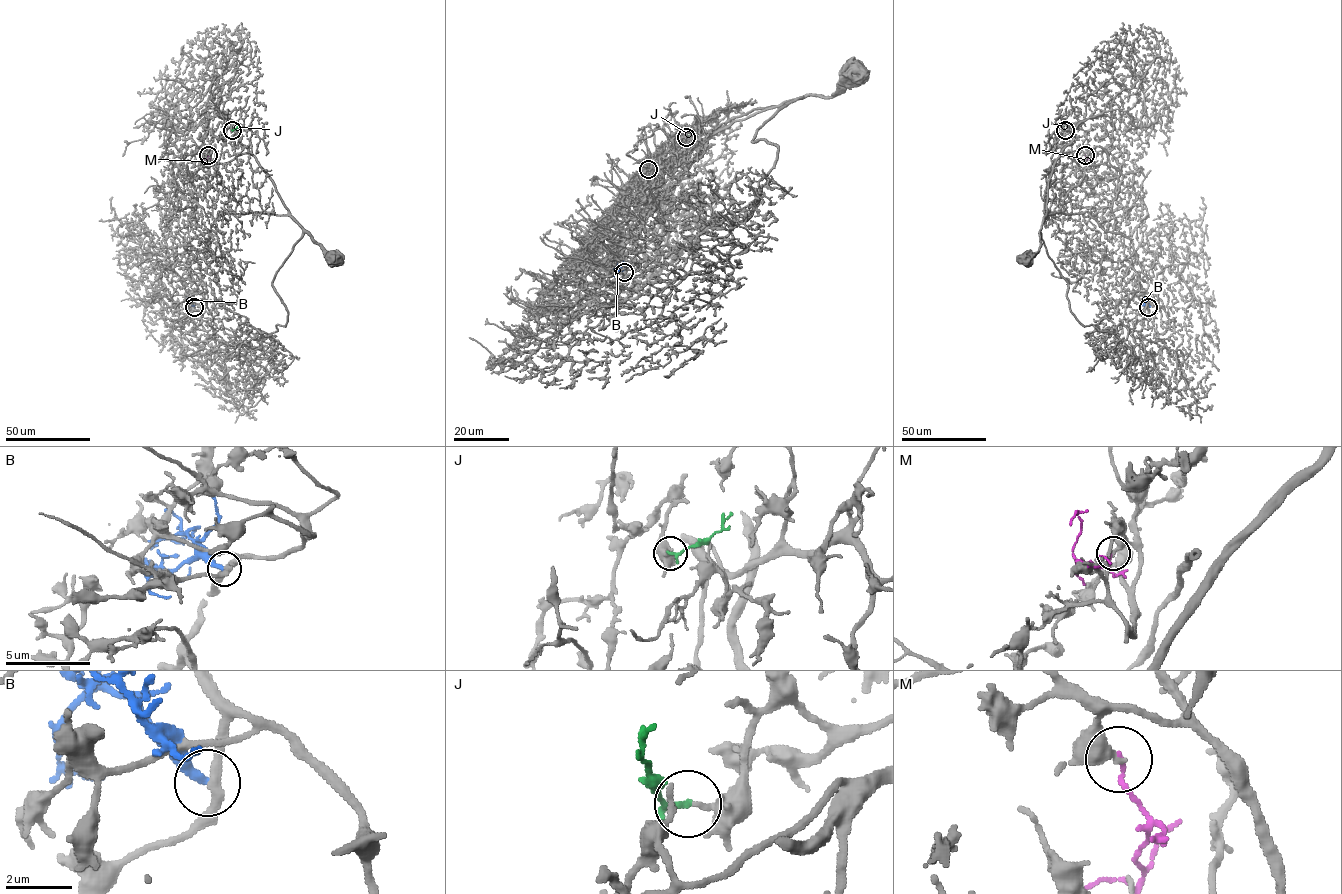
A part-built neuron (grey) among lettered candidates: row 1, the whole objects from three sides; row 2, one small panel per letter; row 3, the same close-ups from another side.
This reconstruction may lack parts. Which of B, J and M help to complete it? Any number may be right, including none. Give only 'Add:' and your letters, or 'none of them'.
Add: none of them

